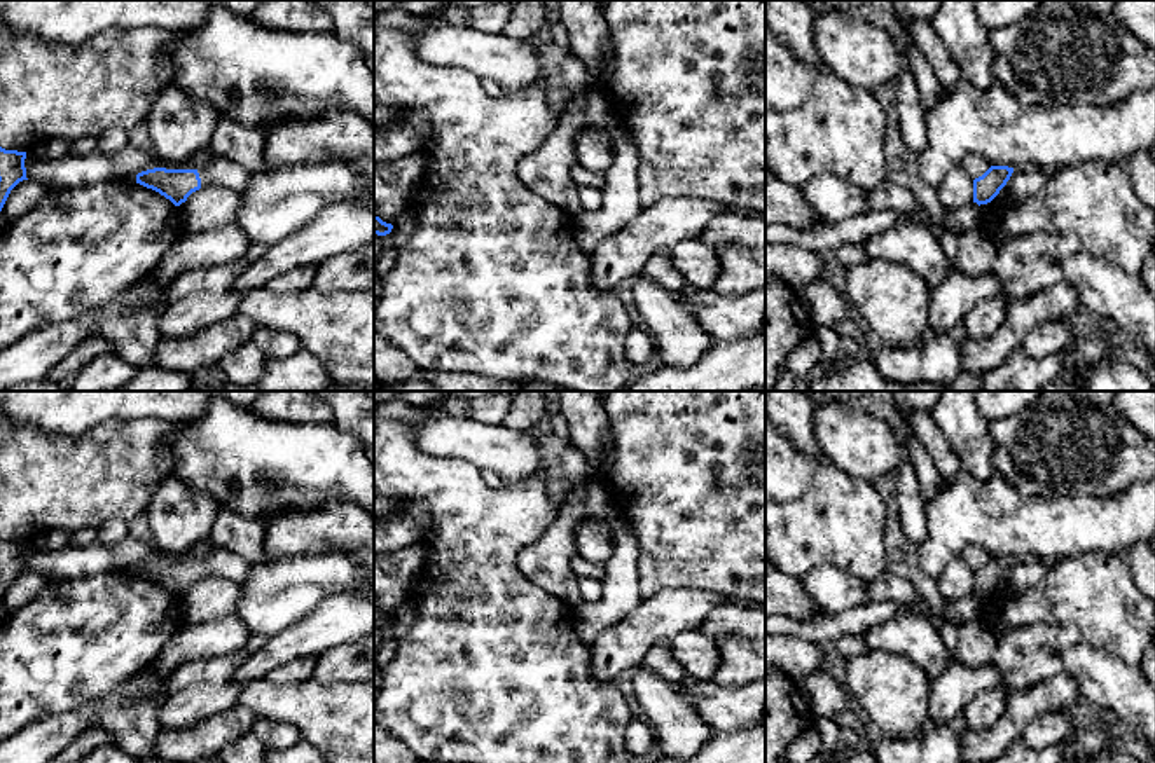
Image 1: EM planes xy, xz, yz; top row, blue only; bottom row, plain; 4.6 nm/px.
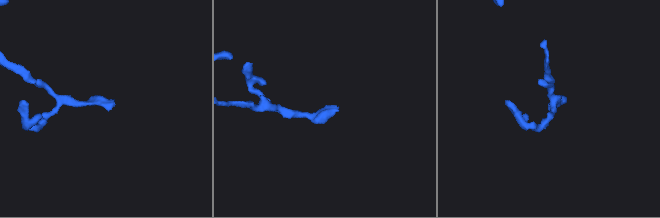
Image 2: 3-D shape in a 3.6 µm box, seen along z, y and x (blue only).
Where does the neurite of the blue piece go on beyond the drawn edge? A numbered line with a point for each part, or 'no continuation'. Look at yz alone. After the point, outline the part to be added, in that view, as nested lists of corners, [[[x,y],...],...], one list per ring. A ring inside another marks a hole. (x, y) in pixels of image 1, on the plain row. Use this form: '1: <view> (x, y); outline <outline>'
no continuation

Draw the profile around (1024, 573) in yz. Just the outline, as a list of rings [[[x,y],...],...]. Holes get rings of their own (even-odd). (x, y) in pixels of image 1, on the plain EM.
[[[1036,557],[1013,559],[1010,571],[999,581],[999,585],[991,594],[980,595],[982,616],[989,620],[1003,601],[1034,587],[1054,566],[1055,562]]]

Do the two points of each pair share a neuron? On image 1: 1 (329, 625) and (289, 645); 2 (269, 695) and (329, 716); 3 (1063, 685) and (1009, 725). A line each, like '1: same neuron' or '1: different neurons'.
1: same neuron
2: same neuron
3: same neuron

